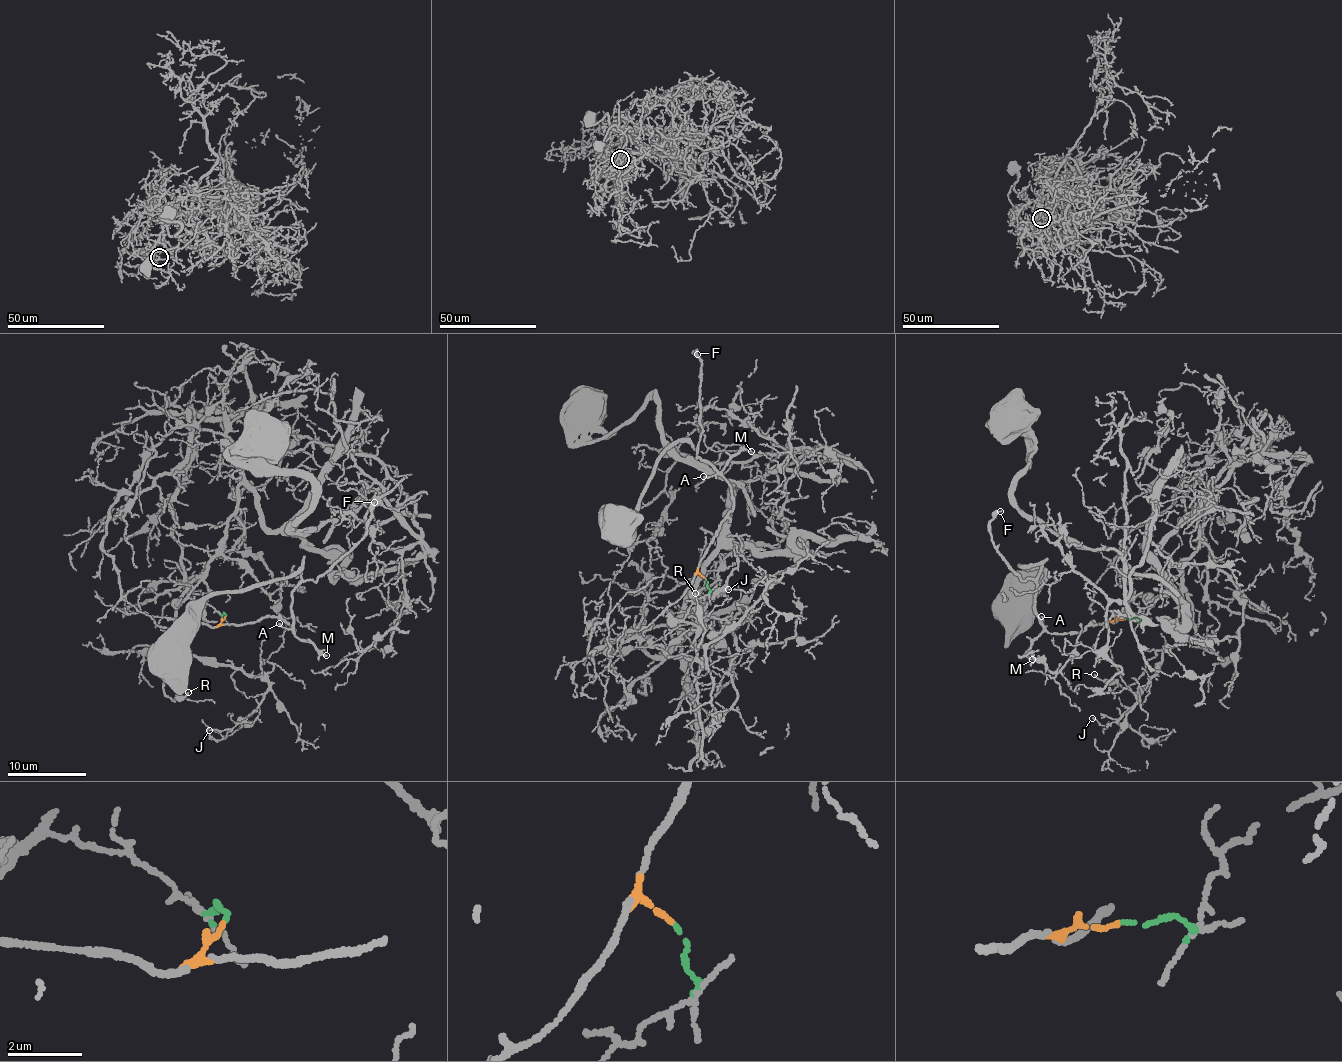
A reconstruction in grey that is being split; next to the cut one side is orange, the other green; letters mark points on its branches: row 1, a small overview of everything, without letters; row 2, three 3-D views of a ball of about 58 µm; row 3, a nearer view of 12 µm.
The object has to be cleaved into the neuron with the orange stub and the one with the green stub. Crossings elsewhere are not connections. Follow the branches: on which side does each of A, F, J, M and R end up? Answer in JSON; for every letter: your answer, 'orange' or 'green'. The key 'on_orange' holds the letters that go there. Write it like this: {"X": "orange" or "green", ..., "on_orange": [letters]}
{"A": "orange", "F": "orange", "J": "green", "M": "orange", "R": "green", "on_orange": ["A", "F", "M"]}

